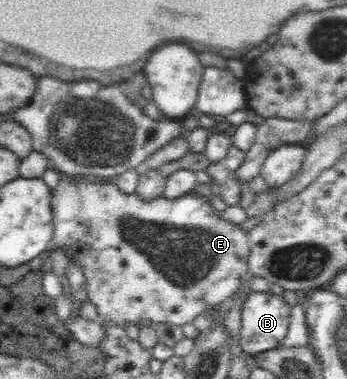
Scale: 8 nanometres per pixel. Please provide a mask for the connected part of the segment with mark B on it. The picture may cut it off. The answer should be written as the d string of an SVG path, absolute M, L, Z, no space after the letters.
M271 291L250 292L242 304L242 351L251 356L276 349L289 330L291 307Z

